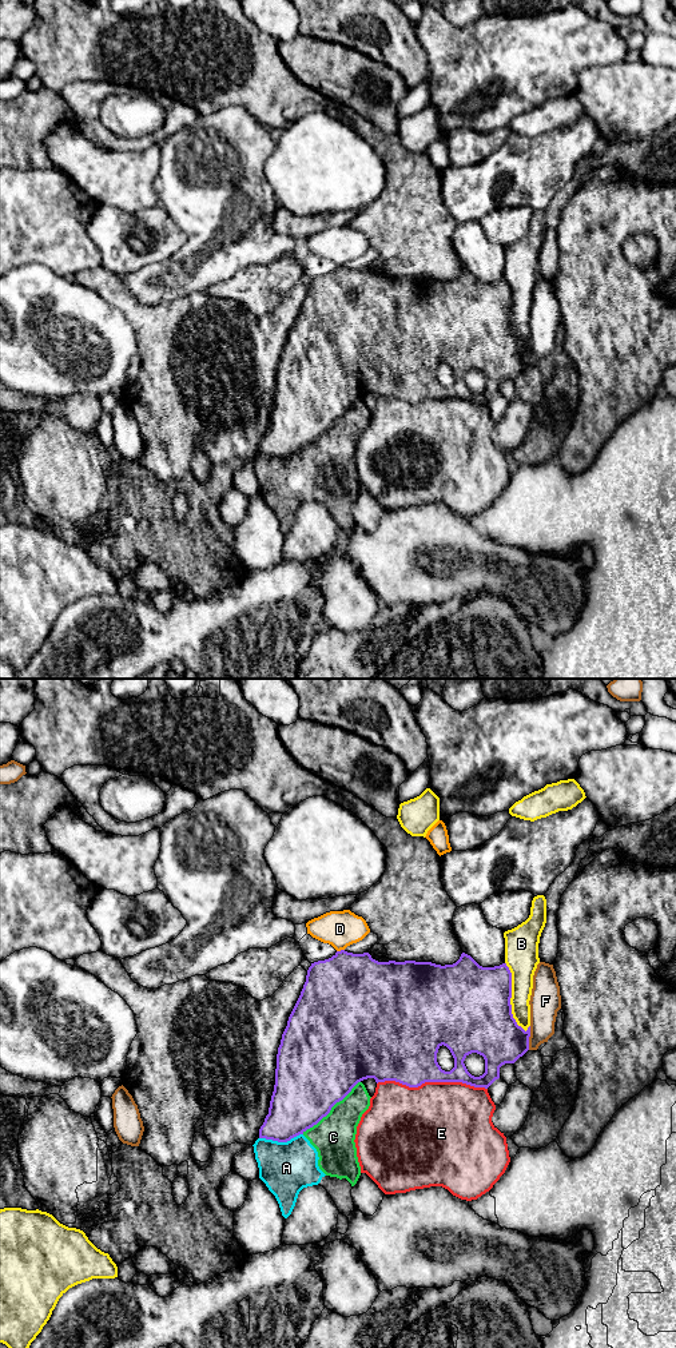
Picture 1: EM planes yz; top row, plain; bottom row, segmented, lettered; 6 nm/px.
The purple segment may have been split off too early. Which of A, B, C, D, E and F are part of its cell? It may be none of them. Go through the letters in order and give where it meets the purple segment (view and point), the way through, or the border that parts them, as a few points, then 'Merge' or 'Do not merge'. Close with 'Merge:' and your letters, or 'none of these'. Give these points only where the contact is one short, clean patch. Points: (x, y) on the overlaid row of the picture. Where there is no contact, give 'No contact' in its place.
A: Touches purple at yz (281, 1141). Boundary: yz (302, 1133), (286, 1141), (259, 1138). Do not merge
B: Touches purple at yz (511, 997). Do not merge
C: Touches purple at yz (330, 1109). Do not merge
D: Touches purple at yz (341, 950). Boundary: yz (344, 949), (337, 951). Do not merge
E: Touches purple at yz (432, 1081). Do not merge
F: Touches purple at yz (528, 1038). Do not merge
Merge: none of these

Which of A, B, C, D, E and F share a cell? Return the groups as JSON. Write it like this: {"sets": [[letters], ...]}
{"sets": [["A", "C"], ["B"], ["D", "F"], ["E"]]}

